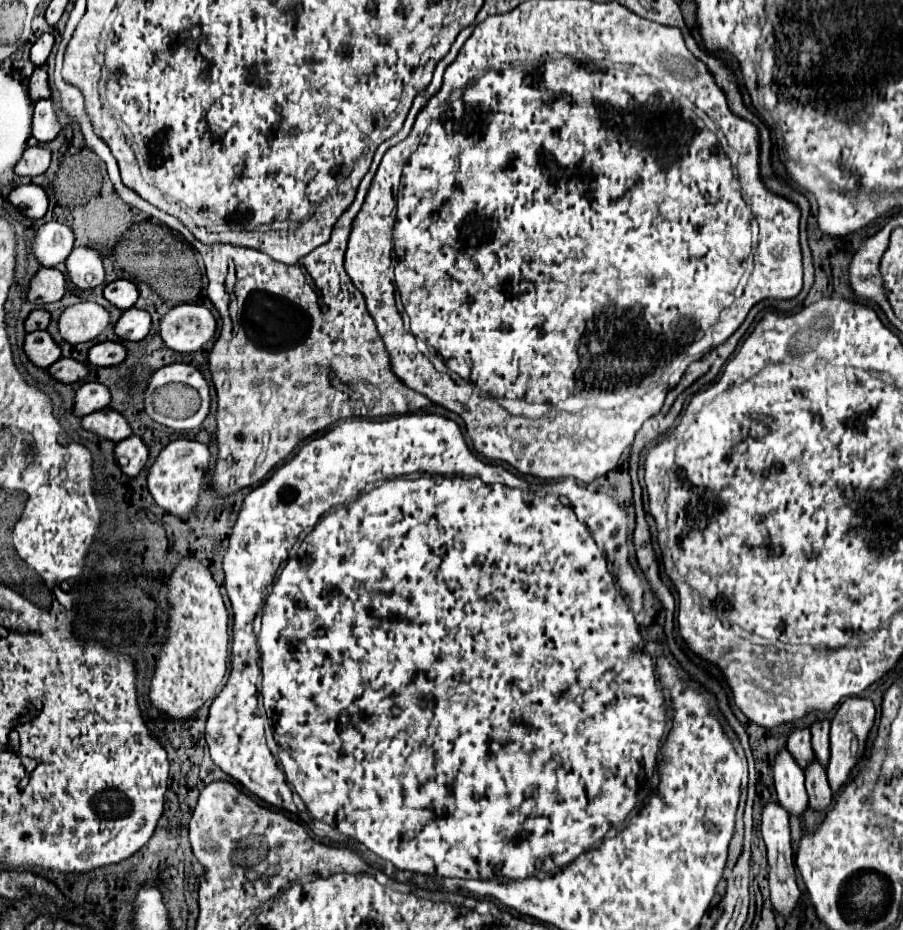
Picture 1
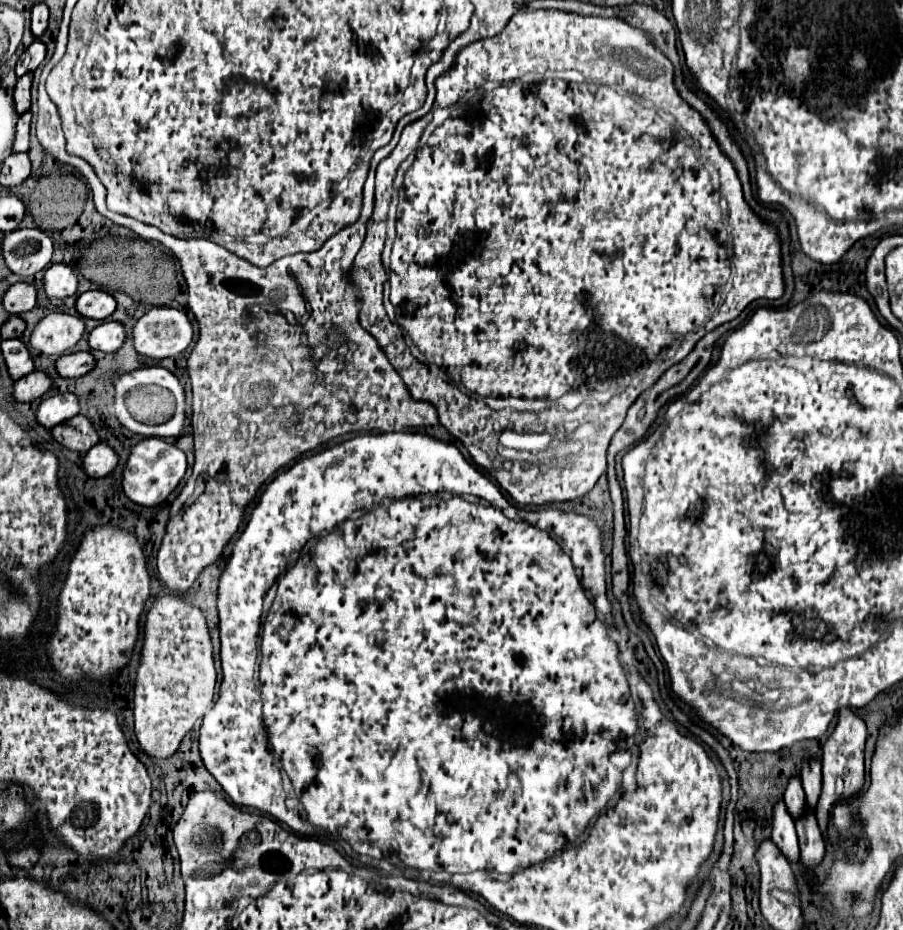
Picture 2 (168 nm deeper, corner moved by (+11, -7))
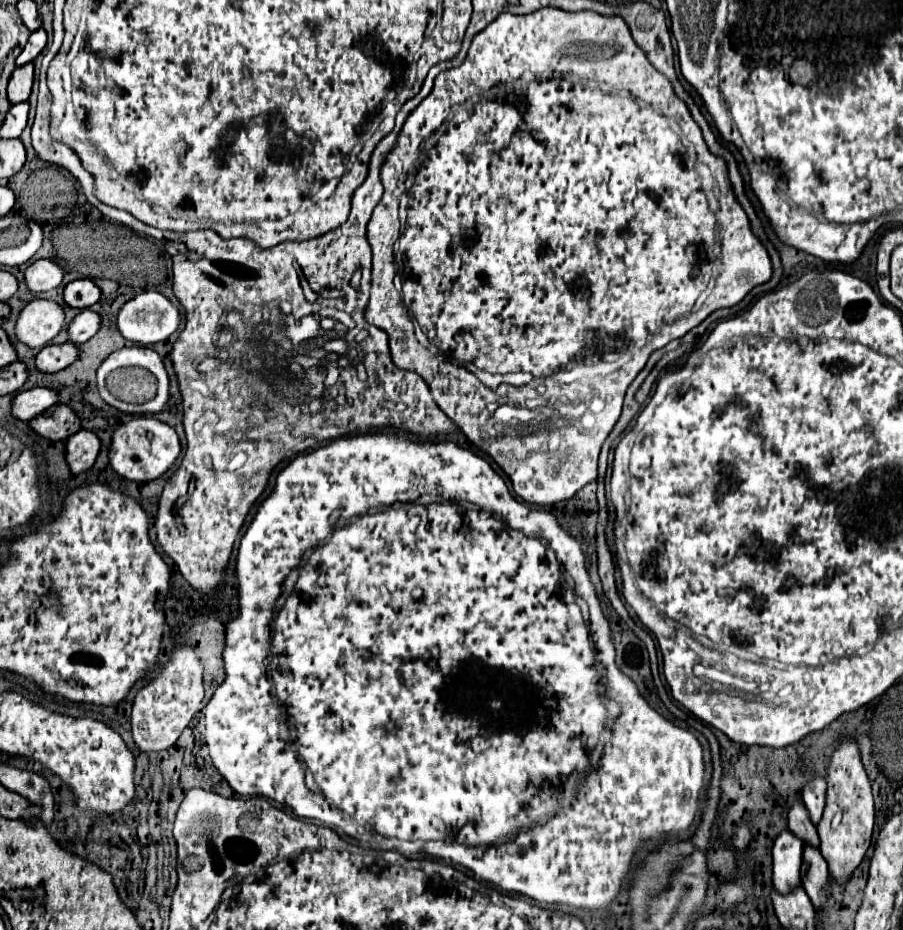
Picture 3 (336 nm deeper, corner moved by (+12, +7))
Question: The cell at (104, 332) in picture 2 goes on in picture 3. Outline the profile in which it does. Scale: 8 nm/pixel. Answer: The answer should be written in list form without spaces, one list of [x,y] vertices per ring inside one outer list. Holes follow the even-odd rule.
[[[86,309],[80,315],[76,315],[76,319],[68,325],[68,333],[70,333],[70,341],[80,345],[88,339],[92,339],[96,333],[100,331],[100,315]]]

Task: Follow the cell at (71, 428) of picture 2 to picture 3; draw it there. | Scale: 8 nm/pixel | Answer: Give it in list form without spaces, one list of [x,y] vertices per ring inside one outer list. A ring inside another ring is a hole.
[[[54,405],[34,417],[30,425],[38,435],[52,441],[64,441],[82,429],[82,421],[76,417],[76,413],[72,413],[70,405]]]

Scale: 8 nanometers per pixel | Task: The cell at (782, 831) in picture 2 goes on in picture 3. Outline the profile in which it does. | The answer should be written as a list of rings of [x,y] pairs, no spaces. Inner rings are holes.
[[[784,829],[772,847],[774,859],[774,889],[778,893],[788,893],[792,887],[800,885],[800,865],[802,865],[802,841]]]

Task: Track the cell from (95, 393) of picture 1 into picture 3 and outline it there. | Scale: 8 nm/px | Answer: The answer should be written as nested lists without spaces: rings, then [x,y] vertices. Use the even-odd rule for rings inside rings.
[[[28,389],[14,397],[12,401],[12,415],[22,421],[30,421],[32,417],[38,417],[38,413],[44,413],[52,405],[56,405],[56,389]]]

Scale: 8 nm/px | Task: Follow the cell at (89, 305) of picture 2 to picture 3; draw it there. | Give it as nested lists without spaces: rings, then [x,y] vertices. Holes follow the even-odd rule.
[[[78,279],[66,285],[64,289],[64,301],[70,307],[78,307],[78,309],[88,309],[94,303],[98,303],[102,297],[100,287],[92,281],[92,279]]]

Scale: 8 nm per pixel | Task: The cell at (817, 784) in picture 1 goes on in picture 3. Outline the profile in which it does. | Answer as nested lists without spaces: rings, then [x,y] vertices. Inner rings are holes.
[[[804,843],[804,859],[802,859],[802,885],[814,903],[816,911],[822,909],[826,899],[826,881],[828,881],[828,863],[822,857],[820,849]]]

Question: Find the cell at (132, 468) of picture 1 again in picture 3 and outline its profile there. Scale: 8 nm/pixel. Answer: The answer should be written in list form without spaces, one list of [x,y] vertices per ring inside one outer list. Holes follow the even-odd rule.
[[[80,429],[76,435],[66,439],[66,459],[72,473],[88,471],[100,453],[100,439],[96,433]]]

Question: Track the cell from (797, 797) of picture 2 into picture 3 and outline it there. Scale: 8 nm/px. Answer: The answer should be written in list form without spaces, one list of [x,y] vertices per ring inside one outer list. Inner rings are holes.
[[[794,801],[790,805],[790,811],[788,811],[788,829],[800,837],[802,841],[808,841],[812,845],[818,847],[818,833],[816,833],[816,827],[812,823],[812,819],[808,819],[808,809],[802,805],[802,801]]]

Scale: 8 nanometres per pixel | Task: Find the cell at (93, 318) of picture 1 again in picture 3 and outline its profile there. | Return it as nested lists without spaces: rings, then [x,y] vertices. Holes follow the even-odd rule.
[[[34,299],[30,301],[16,323],[16,335],[30,347],[46,347],[66,325],[64,309],[56,301]]]

